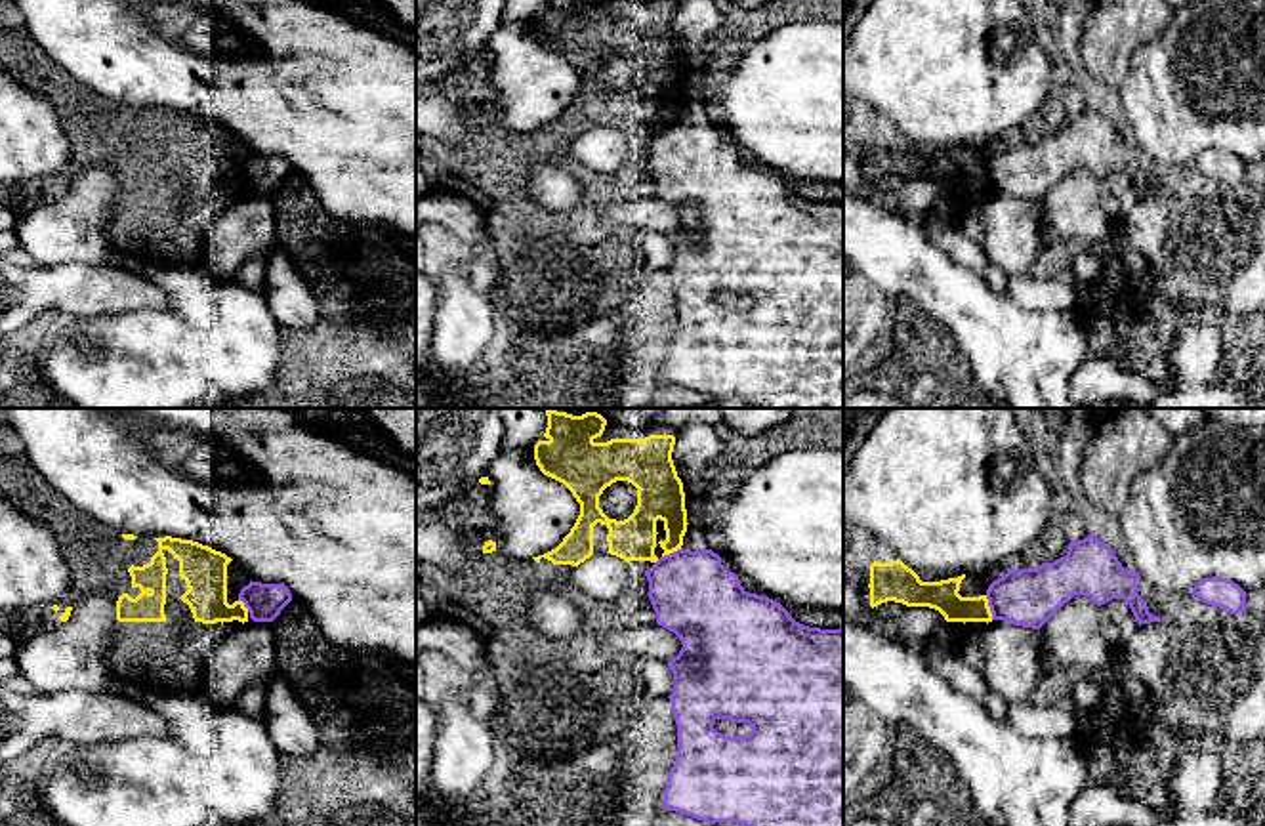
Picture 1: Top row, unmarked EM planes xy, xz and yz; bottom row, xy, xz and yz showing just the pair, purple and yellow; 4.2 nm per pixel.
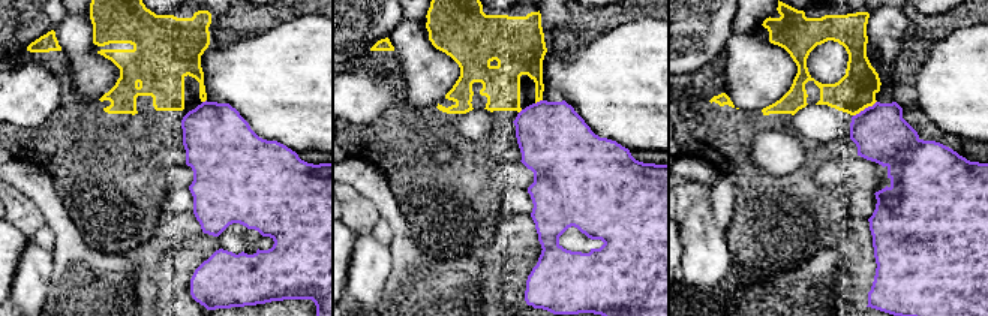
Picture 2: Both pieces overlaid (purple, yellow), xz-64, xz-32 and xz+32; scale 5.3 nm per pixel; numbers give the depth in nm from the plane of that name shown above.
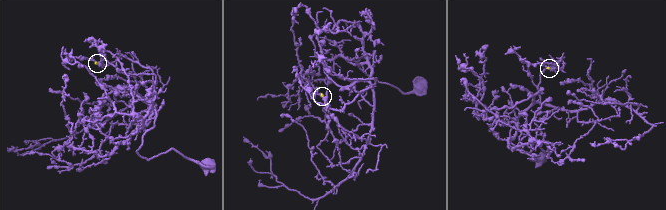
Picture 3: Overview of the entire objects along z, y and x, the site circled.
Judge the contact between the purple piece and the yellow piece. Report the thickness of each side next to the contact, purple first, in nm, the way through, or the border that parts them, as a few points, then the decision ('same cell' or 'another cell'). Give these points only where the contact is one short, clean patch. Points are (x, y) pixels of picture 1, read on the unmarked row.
calibres 240 and 130 nm; another cell

